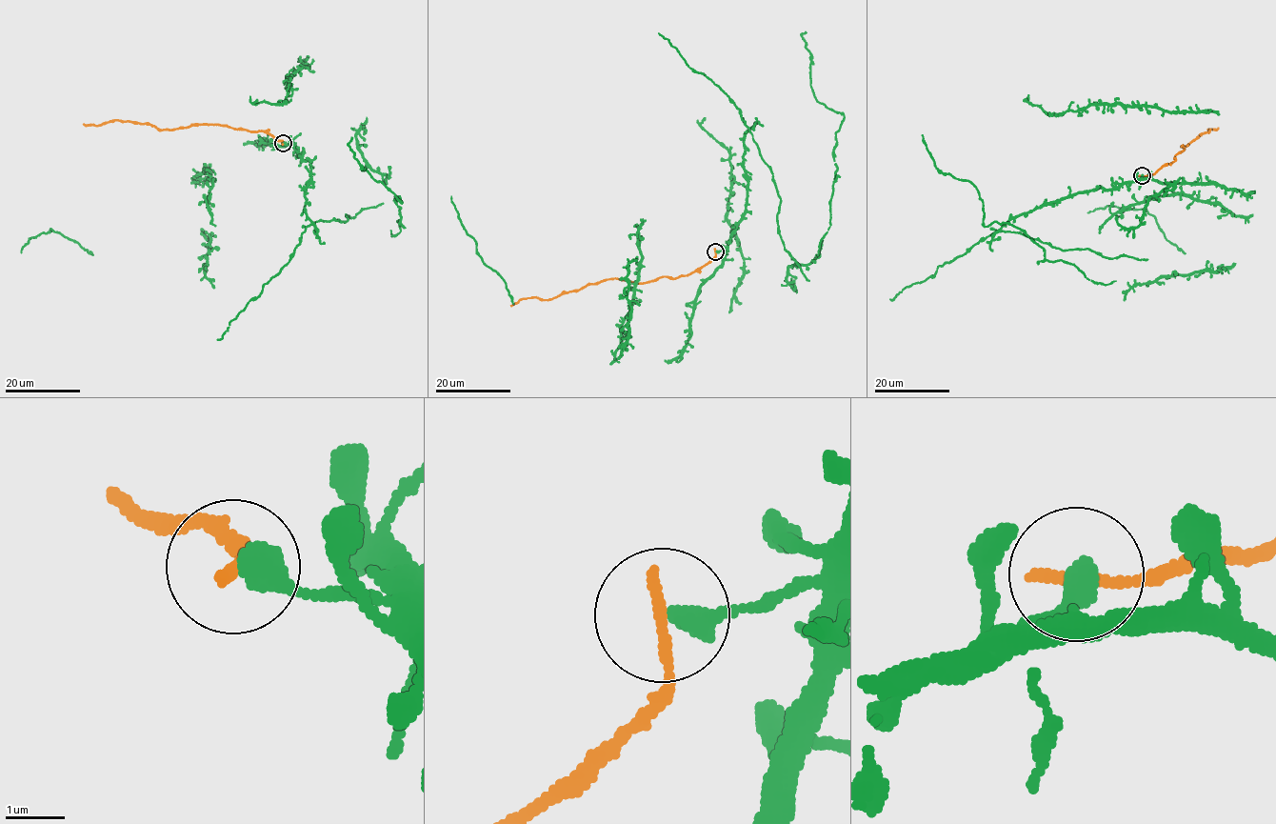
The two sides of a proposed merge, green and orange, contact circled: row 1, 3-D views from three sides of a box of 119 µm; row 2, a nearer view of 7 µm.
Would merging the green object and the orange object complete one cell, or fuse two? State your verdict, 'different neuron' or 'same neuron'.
different neuron

